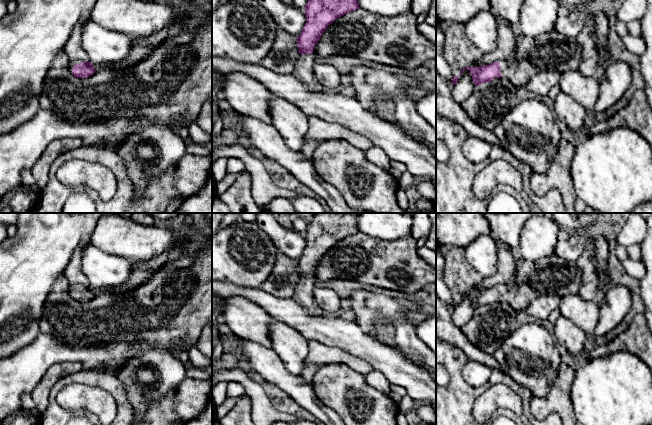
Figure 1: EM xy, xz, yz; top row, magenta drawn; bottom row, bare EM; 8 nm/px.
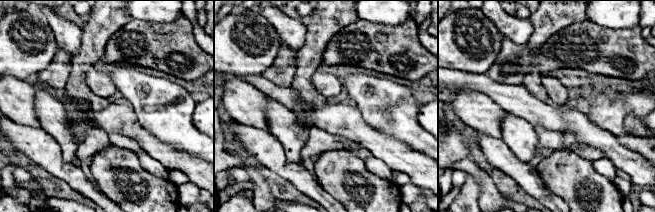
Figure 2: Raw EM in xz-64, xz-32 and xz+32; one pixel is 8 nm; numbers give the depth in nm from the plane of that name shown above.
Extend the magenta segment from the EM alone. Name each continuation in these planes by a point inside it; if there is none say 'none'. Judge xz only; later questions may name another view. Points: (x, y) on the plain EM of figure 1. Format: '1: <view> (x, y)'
1: xz (303, 294)

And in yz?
1: yz (553, 275)

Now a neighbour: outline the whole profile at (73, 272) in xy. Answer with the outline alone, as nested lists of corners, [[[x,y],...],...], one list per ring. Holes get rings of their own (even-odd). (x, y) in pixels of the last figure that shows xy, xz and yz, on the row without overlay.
[[[85,237],[74,250],[70,261],[62,274],[68,280],[72,290],[88,285],[88,279],[82,271],[82,251],[87,244],[90,244],[90,241],[88,237]]]

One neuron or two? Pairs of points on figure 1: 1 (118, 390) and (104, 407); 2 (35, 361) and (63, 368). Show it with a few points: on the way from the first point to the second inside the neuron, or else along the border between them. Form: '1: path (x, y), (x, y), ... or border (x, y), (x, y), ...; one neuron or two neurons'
1: border (91, 386), (103, 388), (111, 395), (116, 414); two neurons
2: border (63, 361), (53, 364), (38, 383); two neurons

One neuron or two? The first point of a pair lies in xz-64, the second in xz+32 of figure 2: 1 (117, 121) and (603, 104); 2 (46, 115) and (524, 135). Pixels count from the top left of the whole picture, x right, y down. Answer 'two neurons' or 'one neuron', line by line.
1: two neurons
2: one neuron

